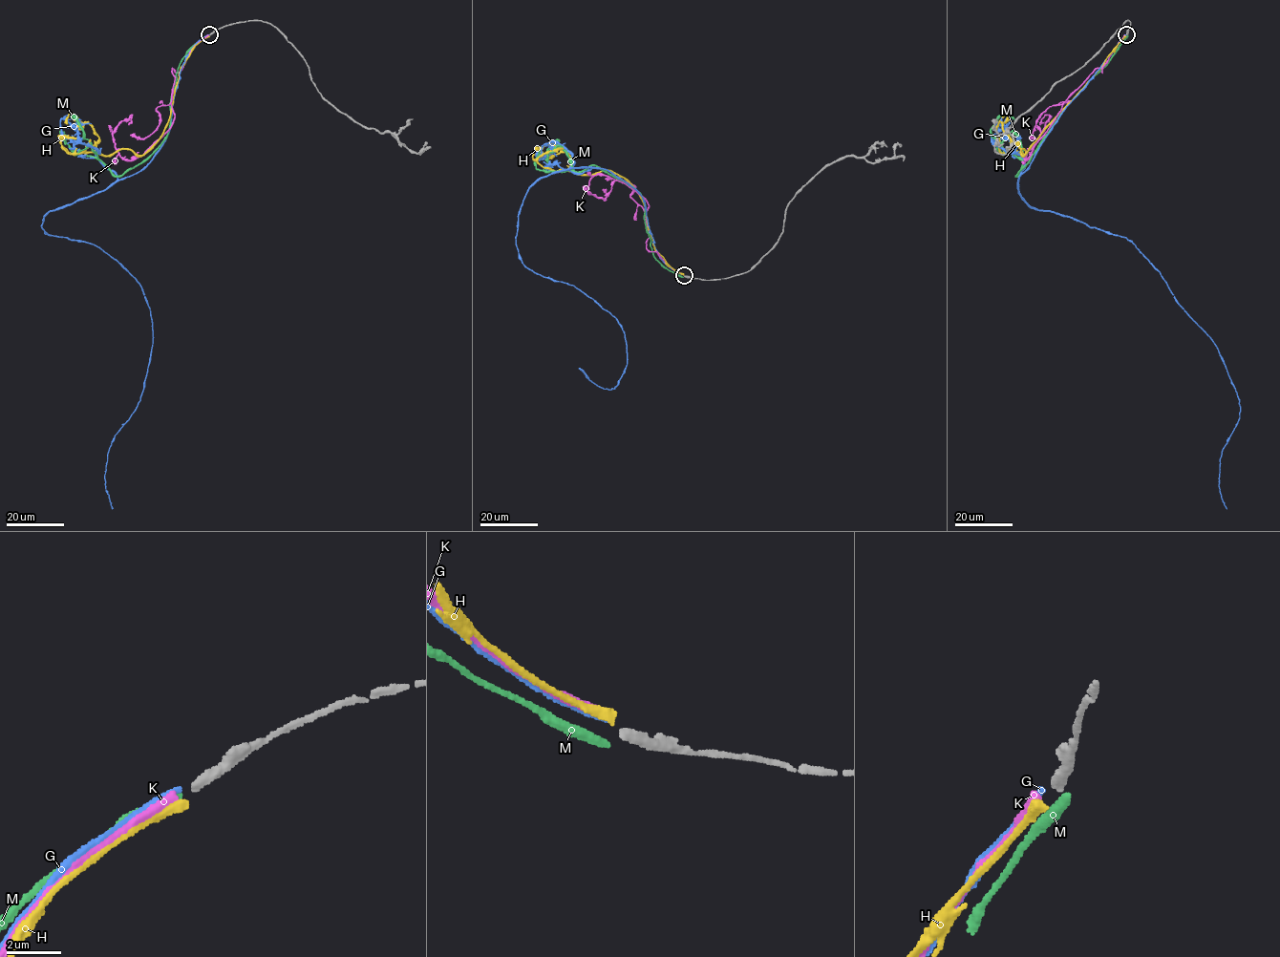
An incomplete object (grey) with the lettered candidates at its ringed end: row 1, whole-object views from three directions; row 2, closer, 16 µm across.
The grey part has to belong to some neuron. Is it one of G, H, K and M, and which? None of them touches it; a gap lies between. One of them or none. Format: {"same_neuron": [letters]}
{"same_neuron": []}

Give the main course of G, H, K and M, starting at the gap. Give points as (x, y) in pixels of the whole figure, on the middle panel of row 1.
G: (683, 275), (612, 173), (572, 167), (528, 189), (520, 258), (624, 333), (619, 382), (586, 376)
H: (683, 274), (654, 249), (643, 202), (629, 181), (608, 170), (577, 175), (539, 163), (545, 153), (565, 147)
K: (683, 274), (646, 248), (646, 201), (617, 180), (595, 175), (586, 189), (603, 198), (606, 197), (603, 189)
M: (683, 276), (670, 271), (653, 255), (642, 196), (596, 165), (576, 172), (557, 140), (547, 151), (548, 163)

